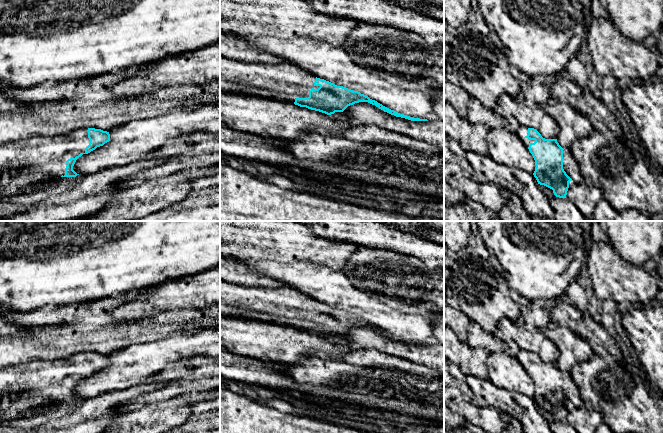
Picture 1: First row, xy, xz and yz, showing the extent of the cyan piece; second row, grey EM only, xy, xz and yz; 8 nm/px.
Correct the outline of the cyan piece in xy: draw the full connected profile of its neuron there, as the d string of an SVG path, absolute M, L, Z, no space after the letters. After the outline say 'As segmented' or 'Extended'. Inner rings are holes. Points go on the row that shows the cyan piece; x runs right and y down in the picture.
M82 128L65 135L31 136L23 140L0 144L0 199L32 191L37 186L44 185L55 178L76 177L79 175L73 170L76 160L83 154L88 154L109 141L110 134L107 131Z. Extended

